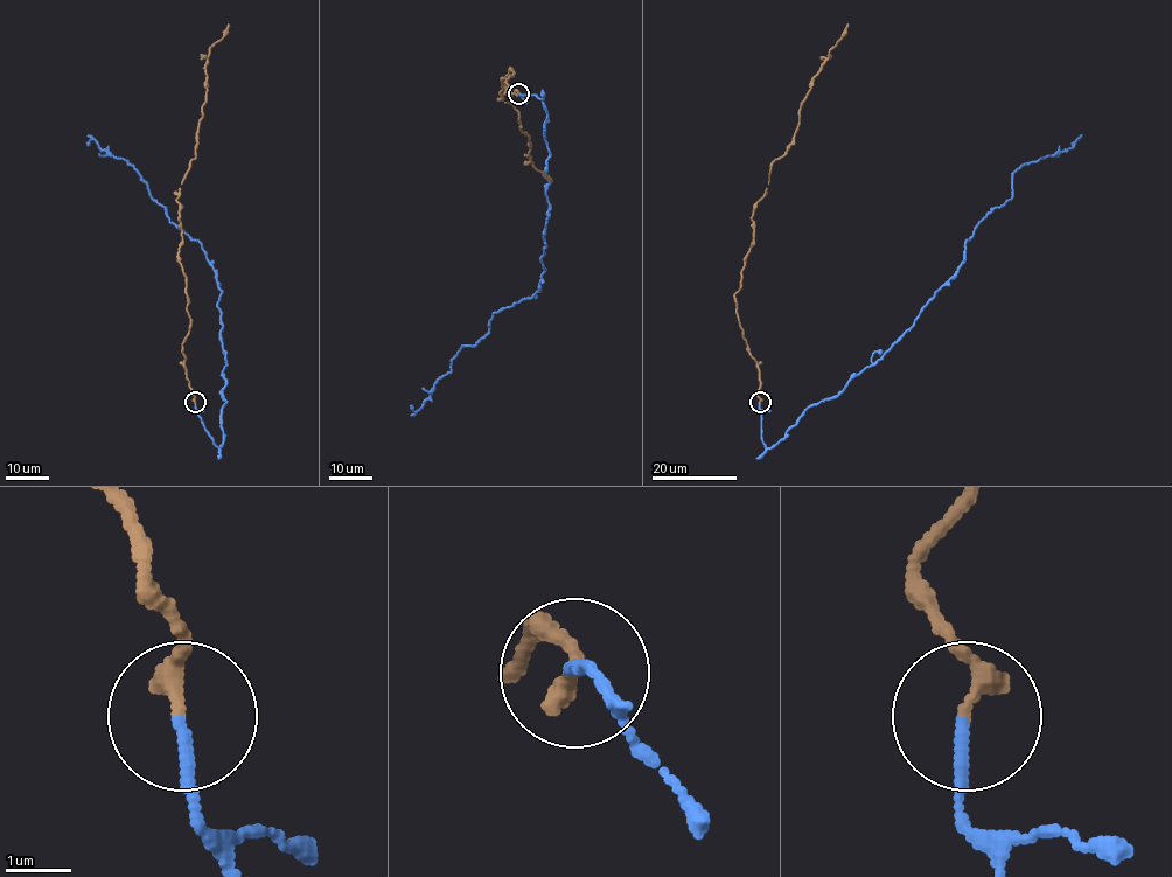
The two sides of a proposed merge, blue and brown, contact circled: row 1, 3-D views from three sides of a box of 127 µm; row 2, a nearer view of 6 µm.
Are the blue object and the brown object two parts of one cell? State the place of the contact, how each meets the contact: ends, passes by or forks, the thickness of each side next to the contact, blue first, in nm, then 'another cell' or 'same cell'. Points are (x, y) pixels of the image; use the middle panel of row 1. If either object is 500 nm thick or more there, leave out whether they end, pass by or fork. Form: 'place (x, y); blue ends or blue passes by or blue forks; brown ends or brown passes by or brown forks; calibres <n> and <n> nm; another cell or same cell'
place (518, 94); blue ends; brown ends; calibres 190 and 320 nm; same cell

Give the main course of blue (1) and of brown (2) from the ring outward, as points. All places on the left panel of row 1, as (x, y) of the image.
1: (195, 402), (218, 449), (225, 366), (215, 271), (202, 245), (171, 222), (126, 160), (93, 139), (88, 146)
2: (195, 402), (182, 353), (190, 318), (178, 256), (182, 242), (176, 197), (195, 158), (209, 49), (229, 25)

